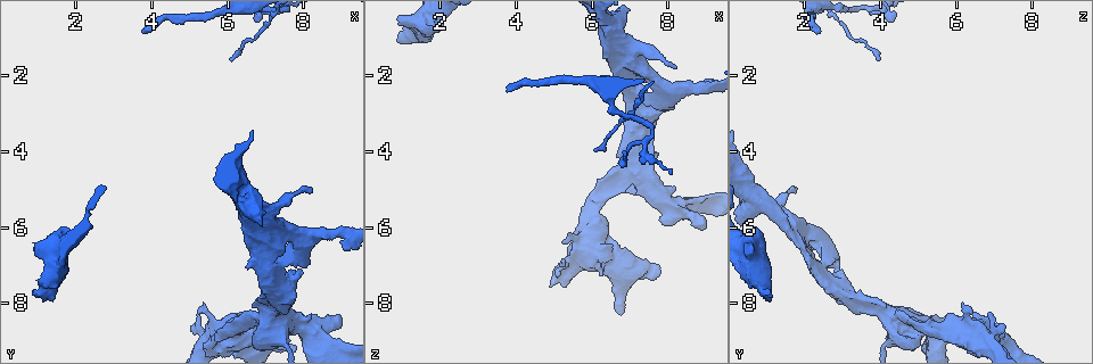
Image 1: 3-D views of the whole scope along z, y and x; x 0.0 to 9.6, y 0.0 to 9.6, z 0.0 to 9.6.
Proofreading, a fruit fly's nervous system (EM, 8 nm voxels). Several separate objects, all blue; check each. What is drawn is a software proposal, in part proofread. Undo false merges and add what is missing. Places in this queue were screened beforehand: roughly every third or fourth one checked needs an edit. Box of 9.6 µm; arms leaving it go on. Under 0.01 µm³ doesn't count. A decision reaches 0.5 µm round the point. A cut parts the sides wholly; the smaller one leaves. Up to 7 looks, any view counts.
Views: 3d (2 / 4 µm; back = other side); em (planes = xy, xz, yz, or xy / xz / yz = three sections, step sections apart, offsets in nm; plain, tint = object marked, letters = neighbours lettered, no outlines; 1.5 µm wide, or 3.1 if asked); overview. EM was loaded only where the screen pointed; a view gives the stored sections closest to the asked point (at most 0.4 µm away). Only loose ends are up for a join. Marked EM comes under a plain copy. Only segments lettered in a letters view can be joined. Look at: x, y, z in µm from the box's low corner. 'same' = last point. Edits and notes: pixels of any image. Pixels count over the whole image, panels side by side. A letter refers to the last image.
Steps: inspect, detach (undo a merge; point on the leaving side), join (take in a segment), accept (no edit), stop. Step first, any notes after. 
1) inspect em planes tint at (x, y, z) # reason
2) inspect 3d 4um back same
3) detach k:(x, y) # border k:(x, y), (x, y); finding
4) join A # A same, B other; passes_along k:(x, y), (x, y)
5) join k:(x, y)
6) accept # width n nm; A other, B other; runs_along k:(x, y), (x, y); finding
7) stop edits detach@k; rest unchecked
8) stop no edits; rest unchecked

inspect em planes letters at (9.00, 8.45, 6.05) # an open end

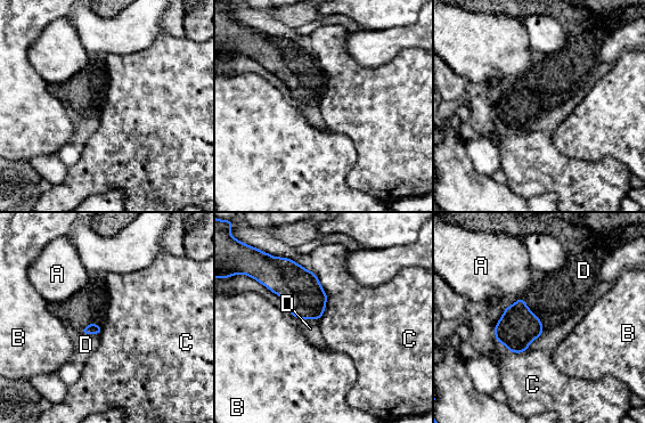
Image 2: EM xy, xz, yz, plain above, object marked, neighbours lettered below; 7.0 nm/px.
join D # A other, B other, C other, D same; passes_along 2:(92, 328), (90, 324), (86, 344); it goes on there

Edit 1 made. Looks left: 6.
inspect overview # see it whole again

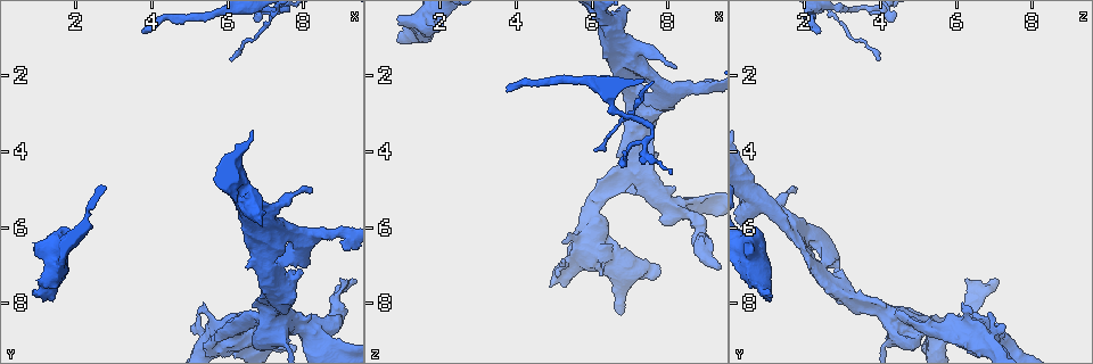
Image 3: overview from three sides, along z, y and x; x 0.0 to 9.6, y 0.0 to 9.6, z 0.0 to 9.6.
inspect em planes letters at (3.80, 0.90, 2.40) # long arm stops here

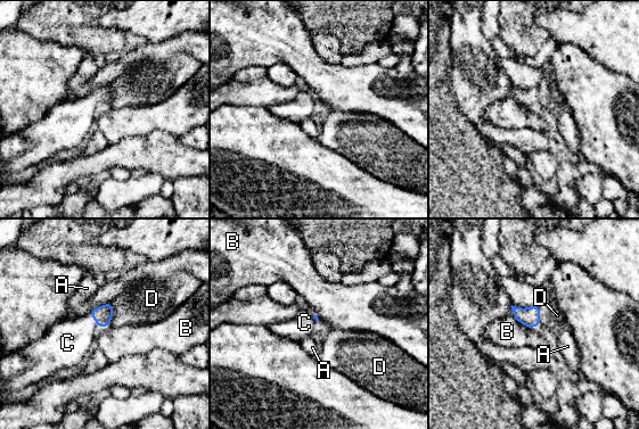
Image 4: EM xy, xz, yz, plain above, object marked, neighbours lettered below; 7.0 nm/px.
join C # A other, B other, C same, D other; passes_along 4:(103, 314), (95, 320), (67, 343); the neuron continues

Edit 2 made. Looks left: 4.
inspect 3d 4um back at (1.50, 6.70, 0.55)

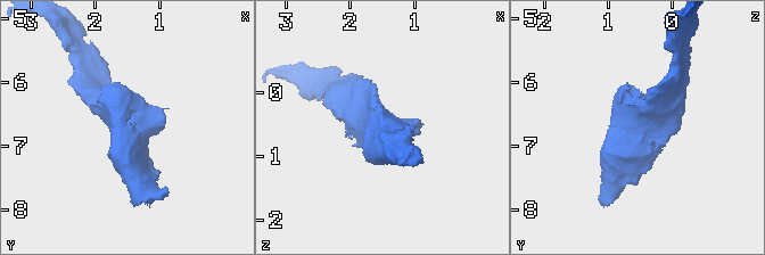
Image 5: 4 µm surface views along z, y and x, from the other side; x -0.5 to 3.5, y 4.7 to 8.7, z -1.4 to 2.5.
inspect em planes letters at (1.50, 6.65, 0.60)

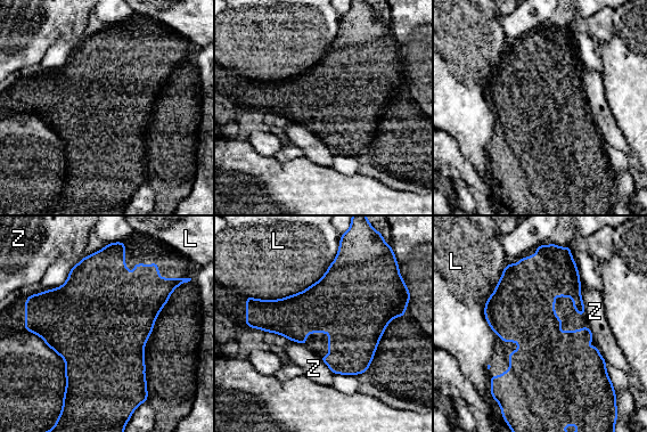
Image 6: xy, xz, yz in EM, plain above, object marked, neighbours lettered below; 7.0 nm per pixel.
accept # longest_contact L 650 nm; L other, Z other; continuous, no second neuron

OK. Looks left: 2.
stop edits join@2, join@4; rest unchecked

